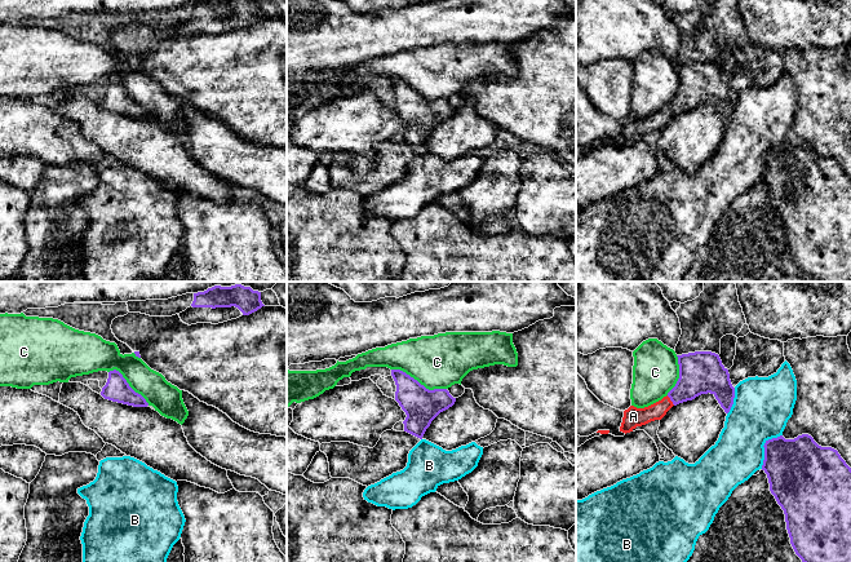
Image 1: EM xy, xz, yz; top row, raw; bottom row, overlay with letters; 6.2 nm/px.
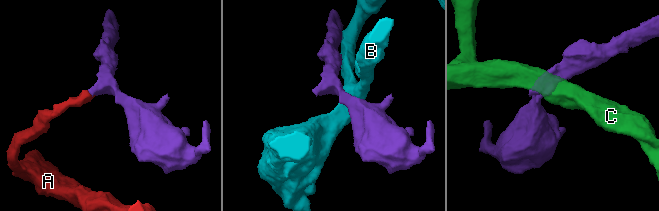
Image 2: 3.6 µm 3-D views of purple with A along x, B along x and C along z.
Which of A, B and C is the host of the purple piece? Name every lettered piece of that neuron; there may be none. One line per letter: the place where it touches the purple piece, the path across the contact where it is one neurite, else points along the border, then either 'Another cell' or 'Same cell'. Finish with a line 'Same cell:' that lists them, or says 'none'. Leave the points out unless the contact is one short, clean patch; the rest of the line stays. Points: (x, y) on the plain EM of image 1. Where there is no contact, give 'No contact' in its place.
A: Touches purple at yz (670, 110). Path across: yz (700, 83), (670, 110), (654, 123), (634, 127). Same cell
B: Touches purple at yz (763, 156). Another cell
C: Touches purple at xz (417, 92). Boundary: xz (391, 79), (404, 82), (429, 100), (446, 100). Another cell
Same cell: A

